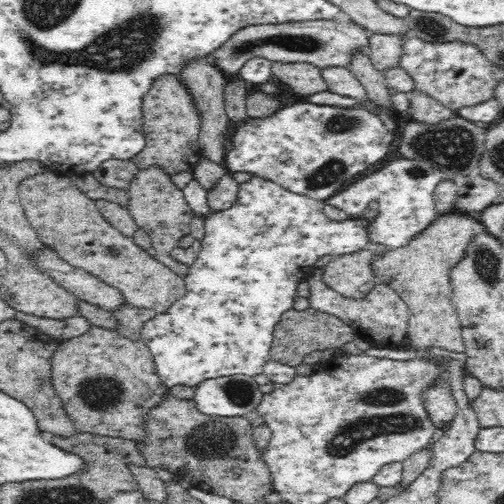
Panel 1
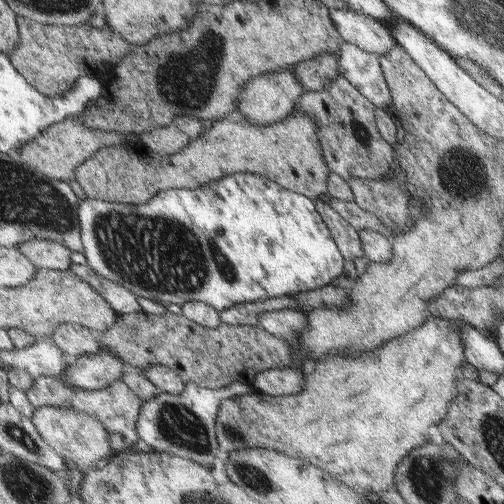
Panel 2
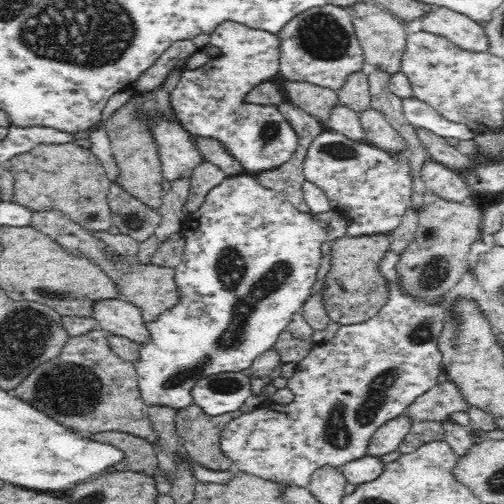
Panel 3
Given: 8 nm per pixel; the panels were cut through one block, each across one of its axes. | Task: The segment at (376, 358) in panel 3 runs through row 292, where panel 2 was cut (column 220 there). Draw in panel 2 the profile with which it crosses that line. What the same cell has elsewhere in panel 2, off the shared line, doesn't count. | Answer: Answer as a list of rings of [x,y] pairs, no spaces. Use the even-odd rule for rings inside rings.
[[[187,382],[183,392],[177,396],[157,392],[151,400],[143,402],[143,410],[139,412],[139,422],[137,422],[139,440],[149,444],[153,452],[193,460],[201,466],[211,466],[211,460],[215,458],[217,442],[219,442],[217,428],[213,428],[213,424],[217,424],[217,414],[221,410],[221,404],[225,400],[241,398],[251,392],[253,388],[249,382],[235,382],[221,390],[211,390],[211,388],[197,386],[193,382]]]

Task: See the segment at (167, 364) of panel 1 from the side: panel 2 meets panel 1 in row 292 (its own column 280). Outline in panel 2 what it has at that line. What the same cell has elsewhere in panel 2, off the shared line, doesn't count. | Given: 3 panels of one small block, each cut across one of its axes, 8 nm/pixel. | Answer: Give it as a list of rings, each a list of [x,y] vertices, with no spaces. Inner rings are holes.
[[[233,174],[233,176],[225,176],[223,180],[209,182],[207,186],[197,188],[197,190],[159,192],[147,204],[139,204],[139,206],[111,204],[111,202],[87,200],[85,198],[85,200],[79,202],[79,228],[81,228],[81,242],[83,242],[81,254],[87,258],[89,266],[97,272],[97,276],[107,278],[113,284],[123,286],[125,290],[129,290],[137,298],[143,296],[143,298],[149,298],[149,300],[159,302],[163,306],[167,306],[167,304],[183,306],[183,304],[191,304],[191,302],[205,302],[205,304],[213,306],[217,312],[223,312],[223,310],[233,308],[237,304],[255,304],[255,302],[275,298],[275,296],[295,296],[295,294],[301,294],[301,292],[315,292],[319,288],[329,286],[329,280],[339,278],[341,272],[343,272],[341,254],[339,254],[335,242],[329,238],[329,230],[323,224],[321,216],[317,214],[311,198],[307,198],[303,194],[295,194],[295,192],[279,186],[277,182],[269,180],[267,176],[261,176],[261,174]]]

